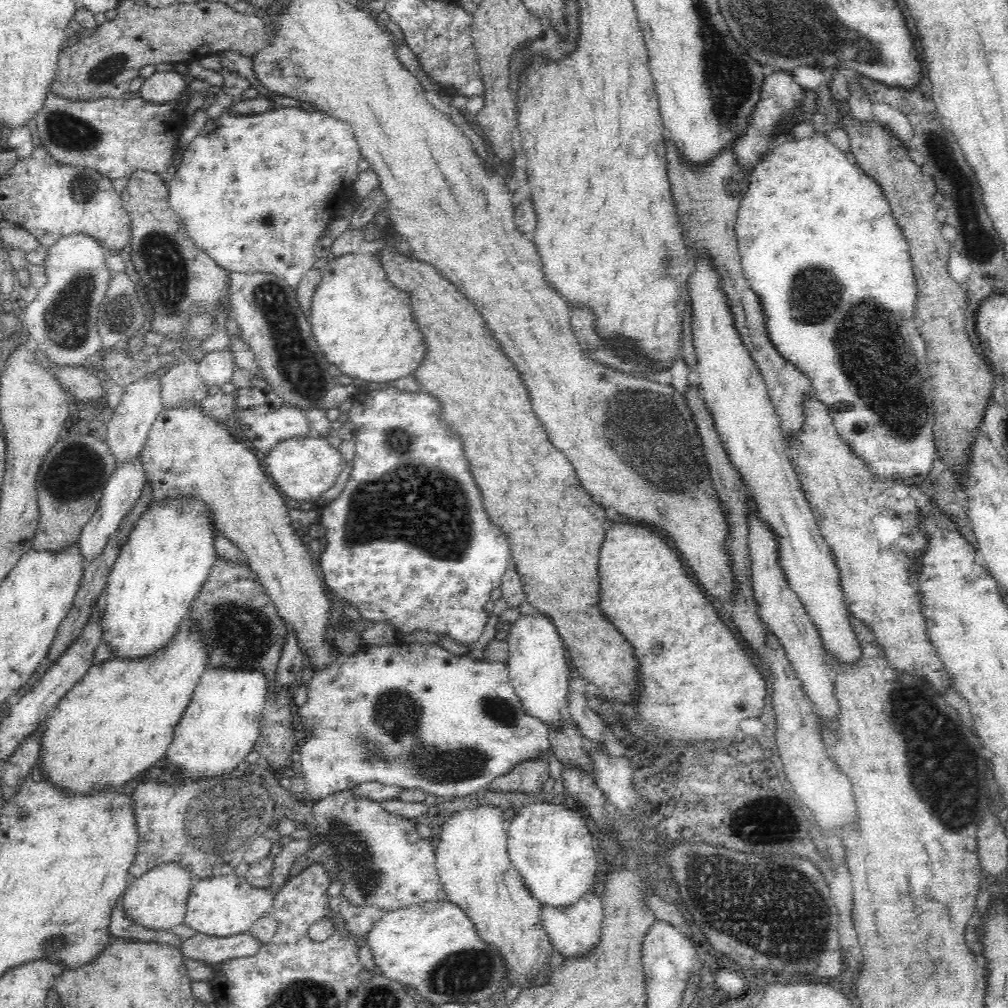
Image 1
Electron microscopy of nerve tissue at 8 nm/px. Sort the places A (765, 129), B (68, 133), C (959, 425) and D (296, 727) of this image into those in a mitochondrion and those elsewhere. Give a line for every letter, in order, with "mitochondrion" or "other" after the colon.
A: mitochondrion
B: mitochondrion
C: other
D: other

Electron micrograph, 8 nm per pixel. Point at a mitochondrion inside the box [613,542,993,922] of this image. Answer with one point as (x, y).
(943, 768)

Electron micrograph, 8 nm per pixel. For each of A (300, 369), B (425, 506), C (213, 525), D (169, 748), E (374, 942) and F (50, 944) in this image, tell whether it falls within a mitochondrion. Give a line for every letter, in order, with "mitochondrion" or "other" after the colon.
A: mitochondrion
B: mitochondrion
C: other
D: other
E: other
F: mitochondrion

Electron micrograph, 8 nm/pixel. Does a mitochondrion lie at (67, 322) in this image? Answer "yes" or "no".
yes

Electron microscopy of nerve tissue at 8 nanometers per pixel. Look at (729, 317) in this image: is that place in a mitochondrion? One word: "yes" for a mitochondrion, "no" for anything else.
no

